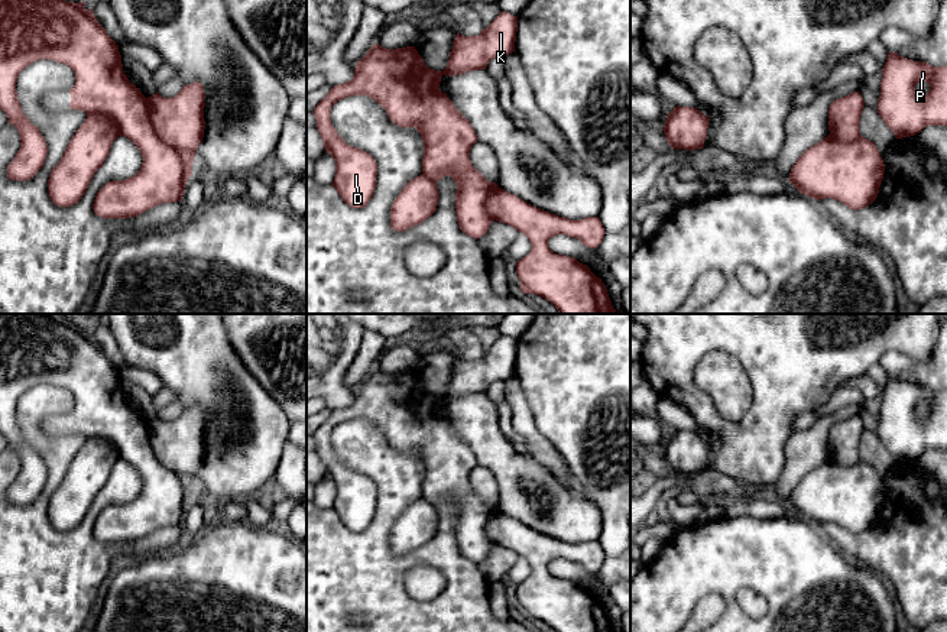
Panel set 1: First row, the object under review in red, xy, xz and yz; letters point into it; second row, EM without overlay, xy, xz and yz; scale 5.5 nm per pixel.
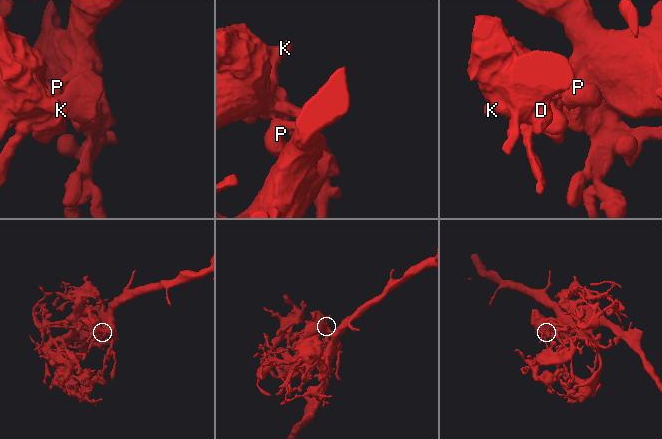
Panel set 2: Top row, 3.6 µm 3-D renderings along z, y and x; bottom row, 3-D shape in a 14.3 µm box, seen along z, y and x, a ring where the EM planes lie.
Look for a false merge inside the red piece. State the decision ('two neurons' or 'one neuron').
one neuron

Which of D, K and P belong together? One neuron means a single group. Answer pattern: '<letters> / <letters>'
D K P

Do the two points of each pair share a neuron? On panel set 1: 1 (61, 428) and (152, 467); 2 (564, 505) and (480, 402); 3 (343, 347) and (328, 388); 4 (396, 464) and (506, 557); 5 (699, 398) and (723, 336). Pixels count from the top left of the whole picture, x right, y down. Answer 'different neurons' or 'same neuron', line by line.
1: same neuron
2: same neuron
3: same neuron
4: different neurons
5: same neuron

